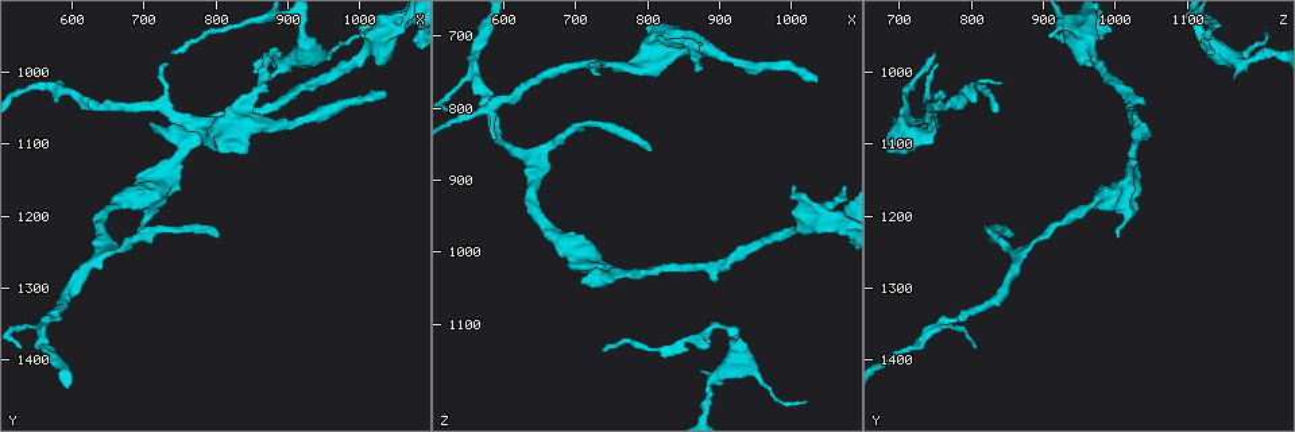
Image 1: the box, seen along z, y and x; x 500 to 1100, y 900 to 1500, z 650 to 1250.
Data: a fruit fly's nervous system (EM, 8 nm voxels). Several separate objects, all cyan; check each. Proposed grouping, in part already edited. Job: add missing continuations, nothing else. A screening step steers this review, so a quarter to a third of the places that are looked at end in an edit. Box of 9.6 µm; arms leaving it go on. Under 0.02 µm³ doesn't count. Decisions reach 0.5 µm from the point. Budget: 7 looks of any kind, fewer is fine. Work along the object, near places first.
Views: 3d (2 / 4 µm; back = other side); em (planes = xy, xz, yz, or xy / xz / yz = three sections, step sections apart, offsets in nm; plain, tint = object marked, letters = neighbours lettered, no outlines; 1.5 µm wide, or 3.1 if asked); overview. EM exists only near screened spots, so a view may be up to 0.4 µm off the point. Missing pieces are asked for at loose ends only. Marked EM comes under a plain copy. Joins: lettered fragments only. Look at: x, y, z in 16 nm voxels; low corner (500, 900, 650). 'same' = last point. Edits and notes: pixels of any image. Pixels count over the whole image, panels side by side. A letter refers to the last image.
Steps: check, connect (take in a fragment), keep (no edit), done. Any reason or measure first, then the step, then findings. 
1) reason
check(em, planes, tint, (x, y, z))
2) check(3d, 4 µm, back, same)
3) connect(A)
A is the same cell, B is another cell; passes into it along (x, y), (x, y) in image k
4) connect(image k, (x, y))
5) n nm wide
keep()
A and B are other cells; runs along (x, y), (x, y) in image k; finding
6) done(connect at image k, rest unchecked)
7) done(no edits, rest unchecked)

free end
check(3d, 2 µm, (735, 975, 1135))

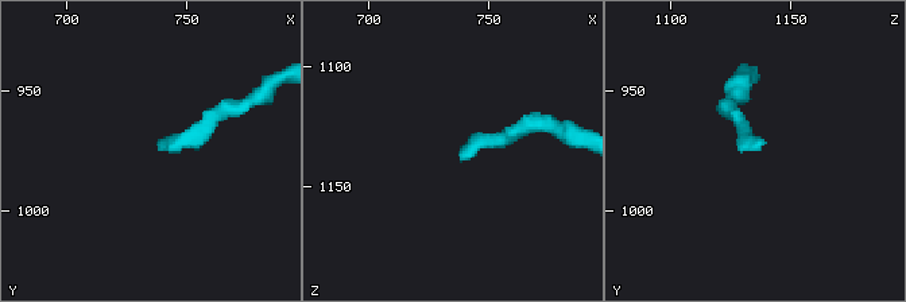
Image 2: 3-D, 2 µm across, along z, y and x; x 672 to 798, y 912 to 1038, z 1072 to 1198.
now the EM
check(em, planes, tint, (738, 974, 1138))

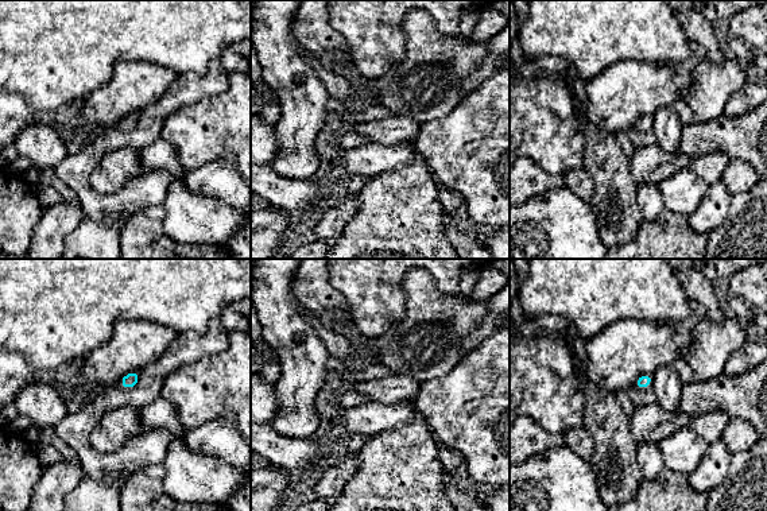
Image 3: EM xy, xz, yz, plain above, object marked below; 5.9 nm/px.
see the neighbours
check(em, planes, letters, same)

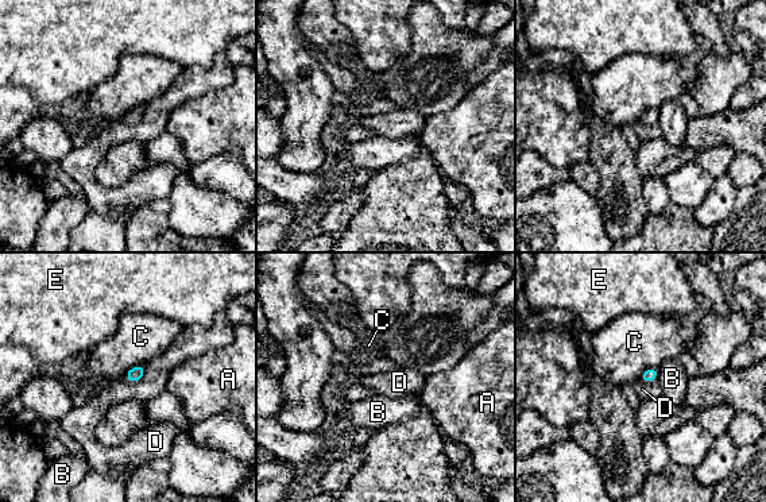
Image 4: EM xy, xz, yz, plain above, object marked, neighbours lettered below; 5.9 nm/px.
keep()
A, B, C, D and E are other cells; border along (658, 369), (656, 378) in image 4; no lettered fragment goes on from it

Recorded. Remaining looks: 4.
tapers out
check(em, planes, tint, (1020, 945, 1205))

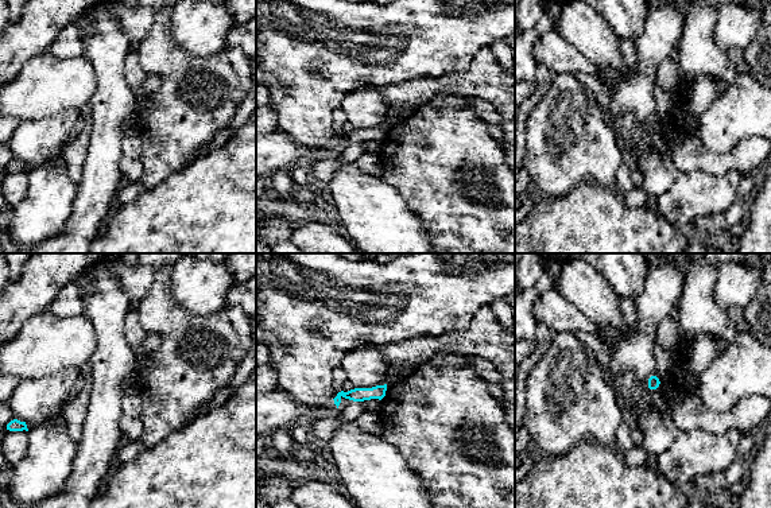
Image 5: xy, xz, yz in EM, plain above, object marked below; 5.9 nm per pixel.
check(em, planes, letters, same)

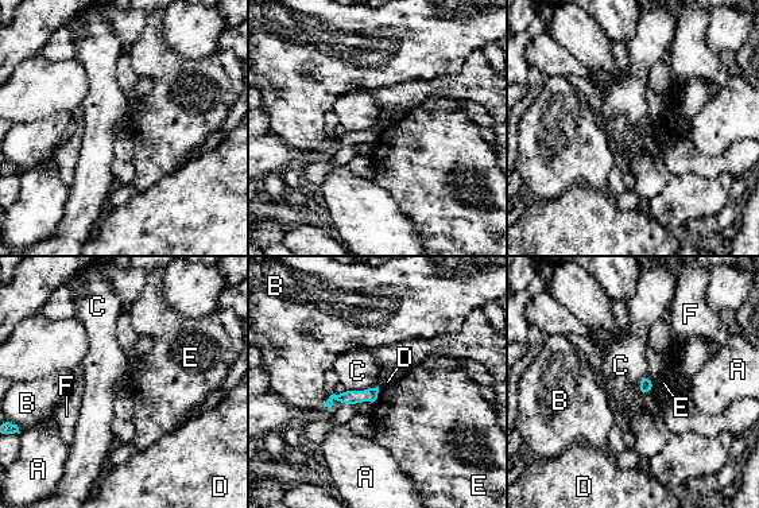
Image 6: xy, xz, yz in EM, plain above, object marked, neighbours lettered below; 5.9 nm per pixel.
keep()
A, B, C, D, E and F are other cells; no lettered fragment goes on from it

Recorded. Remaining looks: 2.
end of a long branch
check(3d, 4 µm, (1040, 1030, 765))

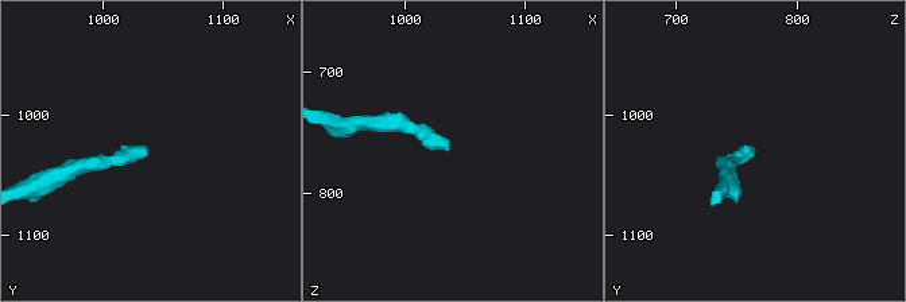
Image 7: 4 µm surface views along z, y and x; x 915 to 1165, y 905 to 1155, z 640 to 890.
shape alone is not enough
check(em, planes, letters, (1034, 1026, 766))

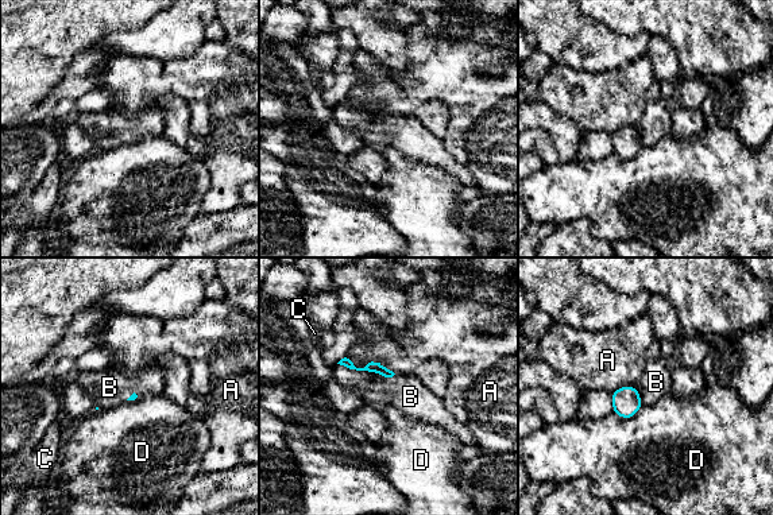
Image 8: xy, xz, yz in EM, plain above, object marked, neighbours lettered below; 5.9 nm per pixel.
A touches over 320 nm
connect(B)
B is the same cell, A, C and D are other cells; passes into it along (379, 368), (363, 370), (377, 391) in image 8; the neuron continues

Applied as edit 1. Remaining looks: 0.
done(connect at image 8, rest unchecked)

